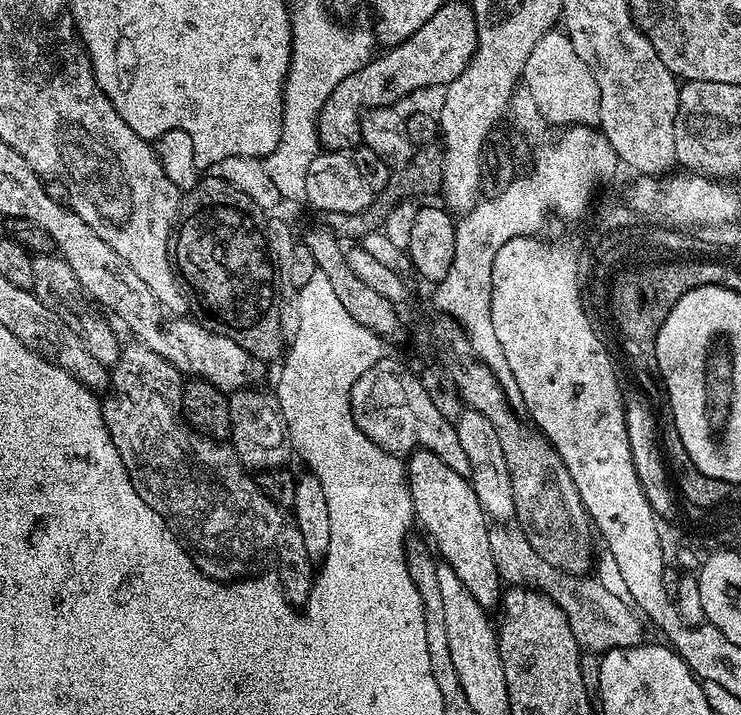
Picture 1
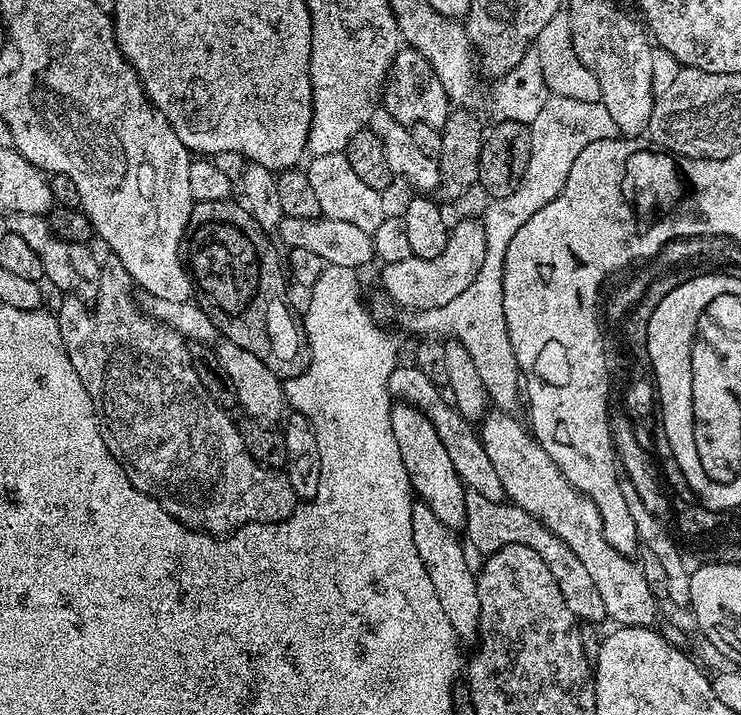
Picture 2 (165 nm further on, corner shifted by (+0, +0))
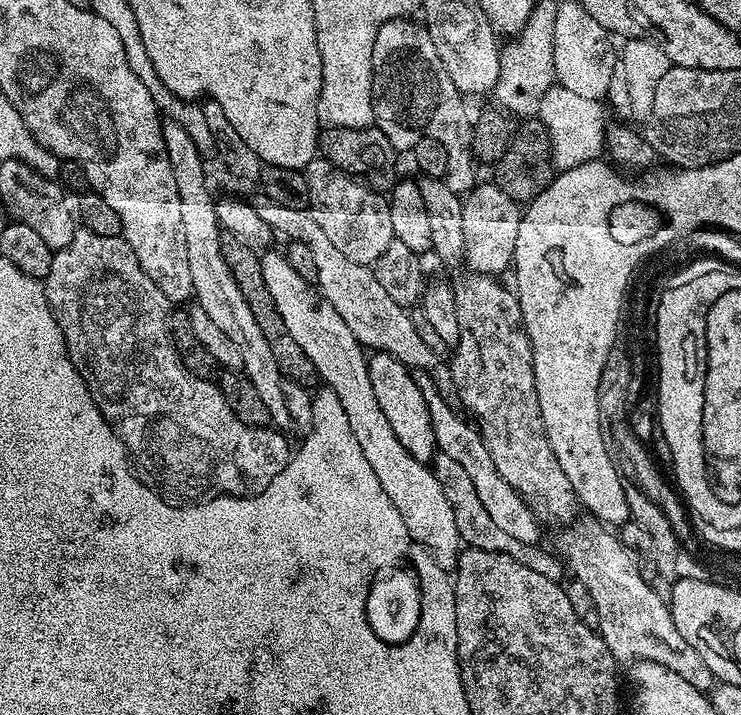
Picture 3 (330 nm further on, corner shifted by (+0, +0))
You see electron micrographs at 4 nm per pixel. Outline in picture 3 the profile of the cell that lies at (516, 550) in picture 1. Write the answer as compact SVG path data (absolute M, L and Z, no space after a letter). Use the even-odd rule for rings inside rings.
M437 451L430 461L430 467L434 478L438 478L438 486L442 486L443 492L446 493L446 499L450 502L450 510L454 510L454 522L458 525L458 534L467 547L491 552L505 552L510 554L510 558L530 566L530 570L538 570L538 574L553 578L559 577L560 568L556 565L555 555L552 557L544 546L518 542L518 538L506 534L506 530L501 530L490 519L489 512L482 506L482 501L474 490L474 482L466 474L466 469L454 458L450 458L450 454Z

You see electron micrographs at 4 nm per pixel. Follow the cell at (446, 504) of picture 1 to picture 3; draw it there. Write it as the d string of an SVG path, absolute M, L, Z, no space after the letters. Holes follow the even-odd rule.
M377 351L368 356L368 369L370 386L374 386L378 406L382 406L382 414L386 414L398 442L402 442L402 446L406 446L406 450L410 450L418 462L428 464L438 451L434 422L430 422L430 406L426 406L426 398L422 398L422 390L418 390L418 382L414 382L412 377L413 369L398 362L398 358Z

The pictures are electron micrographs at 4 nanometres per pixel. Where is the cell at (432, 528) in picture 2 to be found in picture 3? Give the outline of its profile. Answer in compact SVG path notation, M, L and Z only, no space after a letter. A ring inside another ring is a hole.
M265 251L260 256L260 265L262 278L266 278L266 290L278 310L280 321L286 326L290 338L302 346L302 354L314 362L317 377L331 392L338 394L338 402L342 402L342 410L346 410L346 418L350 418L350 430L354 430L354 438L358 438L358 446L362 446L366 462L370 462L370 470L374 470L378 482L382 482L386 498L390 498L390 502L394 502L394 510L402 514L409 536L432 555L438 566L445 570L455 569L462 541L458 525L454 522L454 510L450 510L450 502L442 486L438 486L438 478L434 478L431 467L418 462L418 458L414 458L414 454L398 442L386 414L382 414L374 386L370 386L364 345L350 334L350 326L342 322L342 314L338 314L338 310L334 310L334 306L330 306L330 302L326 302L319 291L306 282L306 278L290 267L283 251L272 251Z

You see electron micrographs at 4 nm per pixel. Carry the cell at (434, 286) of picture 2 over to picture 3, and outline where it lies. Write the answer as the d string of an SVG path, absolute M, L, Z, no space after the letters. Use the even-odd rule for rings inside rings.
M494 182L477 183L471 192L463 197L462 234L464 235L464 264L473 272L480 272L483 276L493 275L492 268L511 269L514 264L514 246L518 242L518 226L522 208L517 201L512 200Z

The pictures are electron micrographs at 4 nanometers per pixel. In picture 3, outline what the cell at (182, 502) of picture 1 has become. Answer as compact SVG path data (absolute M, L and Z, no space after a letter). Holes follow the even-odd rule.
M83 226L77 227L70 246L59 249L53 255L50 274L47 280L43 281L43 285L50 310L62 330L62 338L66 342L66 350L68 357L72 360L72 365L86 382L98 410L124 444L124 448L128 452L128 459L131 460L136 475L148 487L156 489L157 492L176 502L199 502L213 500L219 496L257 496L262 490L266 490L266 486L270 486L270 482L274 482L274 478L278 478L278 474L282 474L282 470L290 459L290 447L288 448L288 440L284 437L287 435L272 426L255 428L249 424L244 424L236 417L236 412L227 404L226 398L222 398L219 383L203 380L194 374L190 374L190 370L186 370L186 366L180 357L180 351L176 349L176 343L172 340L170 302L166 298L166 294L162 294L162 290L158 290L154 278L150 278L150 274L146 274L142 270L134 250L130 250L130 246L125 242L123 235L114 238L102 238L102 234L94 234L90 229Z

